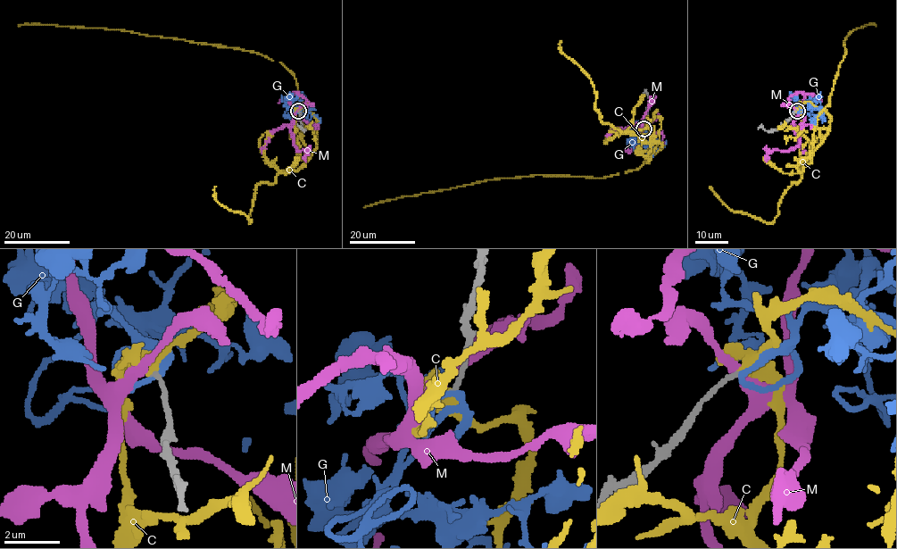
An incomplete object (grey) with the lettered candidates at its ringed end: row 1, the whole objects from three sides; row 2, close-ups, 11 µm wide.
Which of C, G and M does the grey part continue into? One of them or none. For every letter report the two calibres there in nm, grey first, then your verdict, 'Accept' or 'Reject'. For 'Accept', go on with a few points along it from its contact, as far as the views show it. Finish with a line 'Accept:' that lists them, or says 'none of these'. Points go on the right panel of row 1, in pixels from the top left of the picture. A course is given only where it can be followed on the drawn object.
C: Thickness 150 nm (grey) against 240 nm. Accept. Its course: (796, 111), (811, 157), (813, 124), (828, 104), (846, 54), (843, 41), (852, 29), (876, 26)
G: Thickness 140 nm (grey) against 180 nm. Reject
M: Thickness 130 nm (grey) against 360 nm. Reject
Accept: C

